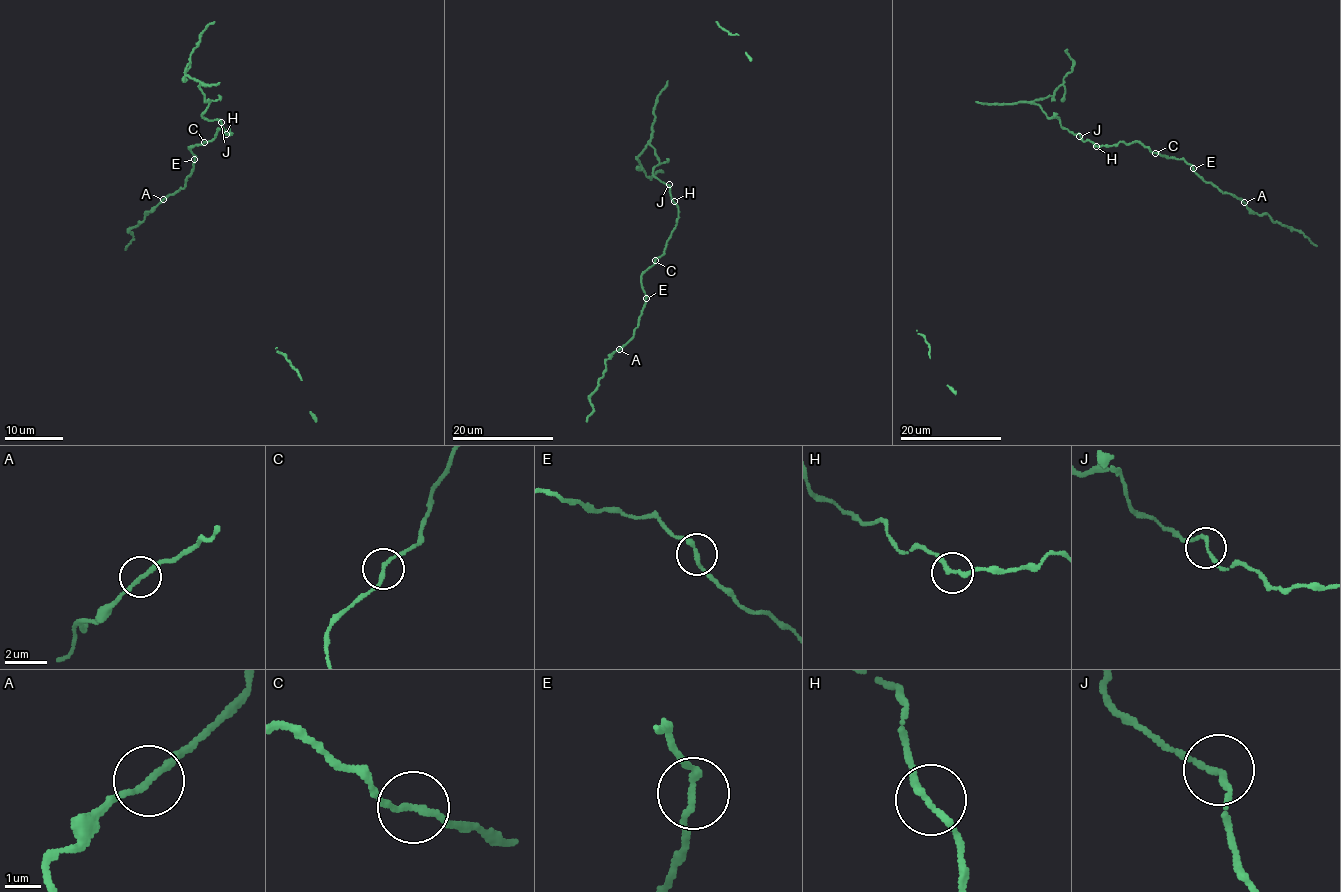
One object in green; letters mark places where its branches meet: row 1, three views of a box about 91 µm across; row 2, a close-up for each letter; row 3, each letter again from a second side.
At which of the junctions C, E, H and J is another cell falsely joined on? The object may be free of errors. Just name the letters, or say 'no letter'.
no letter

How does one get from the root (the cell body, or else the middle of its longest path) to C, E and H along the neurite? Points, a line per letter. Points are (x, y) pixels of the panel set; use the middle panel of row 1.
C: (658, 160), (652, 173), (669, 184), (679, 217), (663, 253), (655, 260)
E: (658, 160), (652, 173), (669, 184), (679, 217), (663, 253), (641, 277), (646, 298)
H: (658, 160), (652, 173), (669, 184), (674, 201)

